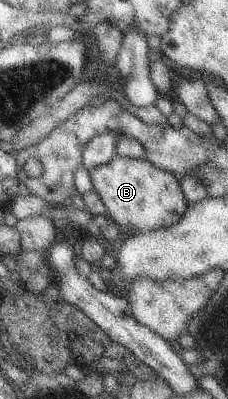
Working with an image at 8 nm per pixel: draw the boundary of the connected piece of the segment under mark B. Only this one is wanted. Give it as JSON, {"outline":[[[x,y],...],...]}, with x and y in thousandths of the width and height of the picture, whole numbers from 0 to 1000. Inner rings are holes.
{"outline":[[[504,391],[474,411],[425,416],[395,431],[408,469],[434,486],[465,524],[465,541],[482,554],[509,556],[539,581],[592,576],[614,584],[658,581],[706,571],[746,571],[825,526],[825,511],[803,489],[789,451],[746,429],[715,429],[680,416],[662,396],[592,398],[570,393]]]}

